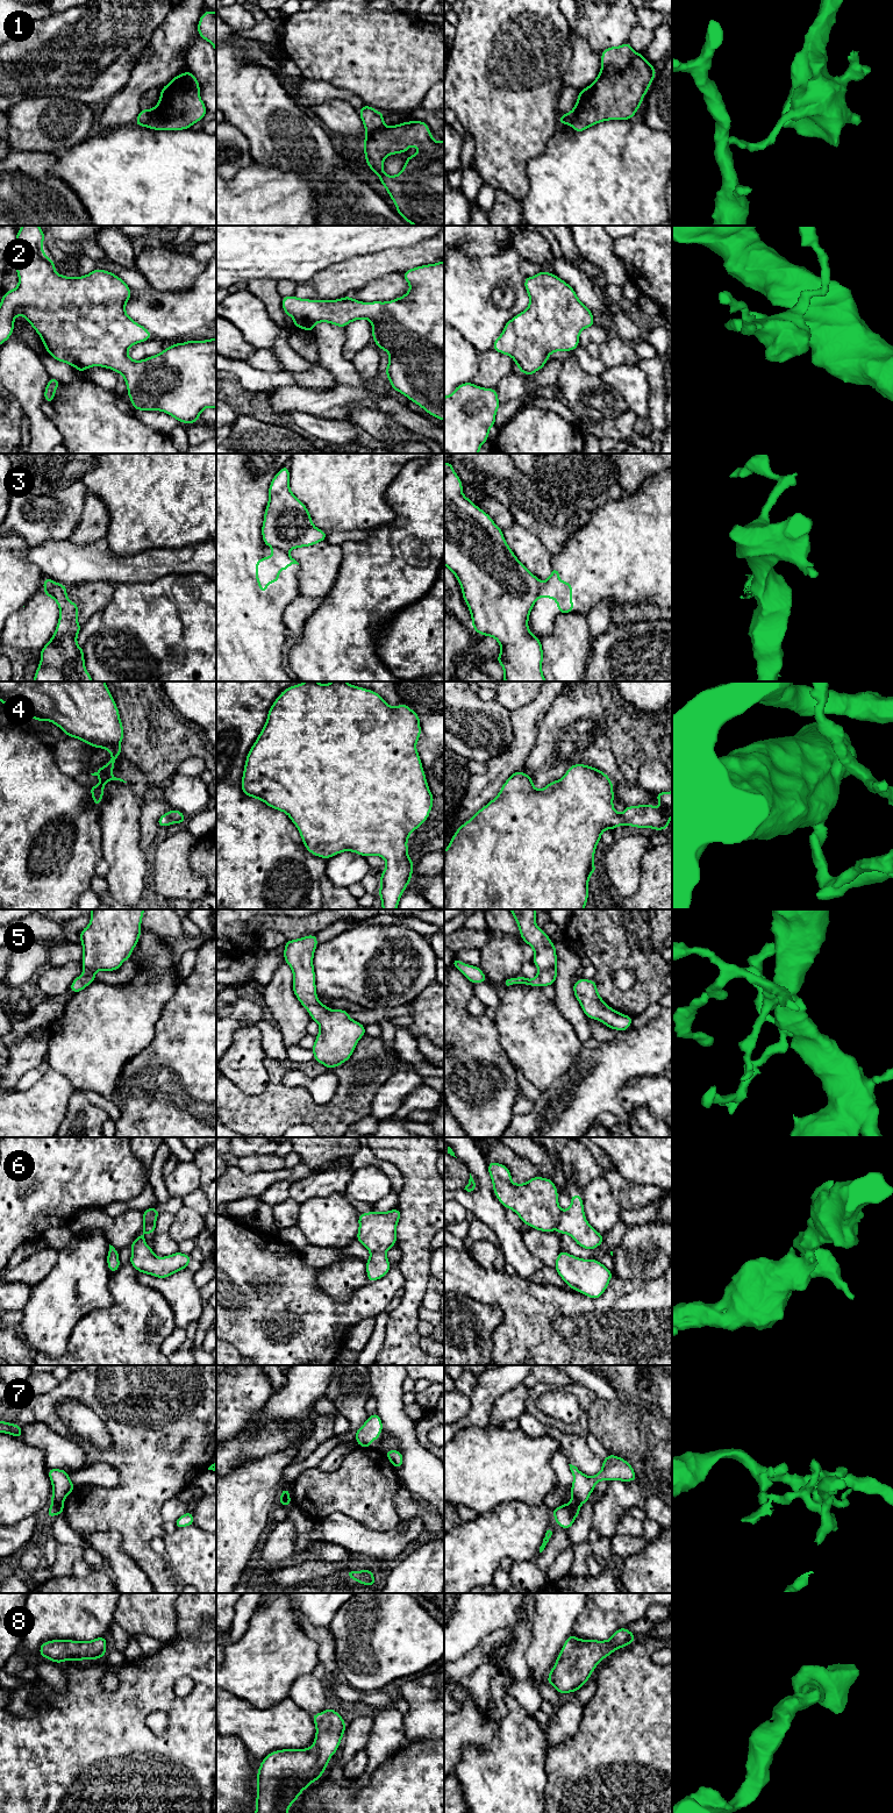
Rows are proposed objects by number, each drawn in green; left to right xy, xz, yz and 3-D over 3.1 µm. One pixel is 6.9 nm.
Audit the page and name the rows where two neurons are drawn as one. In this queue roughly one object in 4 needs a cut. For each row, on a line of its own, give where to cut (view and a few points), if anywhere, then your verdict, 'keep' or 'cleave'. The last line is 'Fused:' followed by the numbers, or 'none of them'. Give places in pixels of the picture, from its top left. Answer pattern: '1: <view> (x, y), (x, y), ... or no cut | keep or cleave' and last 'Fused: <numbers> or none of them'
1: xy (152, 108), (152, 119), (147, 126) | cleave
2: no cut | keep
3: xz (272, 547), (280, 548), (287, 552) | cleave
4: no cut | keep
5: no cut | keep
6: yz (562, 1211), (556, 1227) | cleave
7: xy (62, 1503), (51, 1505) | cleave
8: no cut | keep
Fused: 1, 3, 6, 7

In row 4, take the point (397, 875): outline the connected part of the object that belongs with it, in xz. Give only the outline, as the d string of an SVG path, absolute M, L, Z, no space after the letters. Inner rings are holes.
M317 681L297 684L284 690L269 709L266 723L247 756L241 783L242 791L245 795L262 800L266 806L286 813L298 828L305 848L317 857L328 859L343 851L353 851L364 857L371 855L383 857L387 864L379 878L380 888L378 893L381 907L383 909L397 909L413 873L414 861L407 855L408 837L428 819L434 802L434 795L427 784L421 758L416 750L416 742L420 736L420 715L403 702L398 707L391 707L377 692L353 686L347 681L331 681L327 685Z

